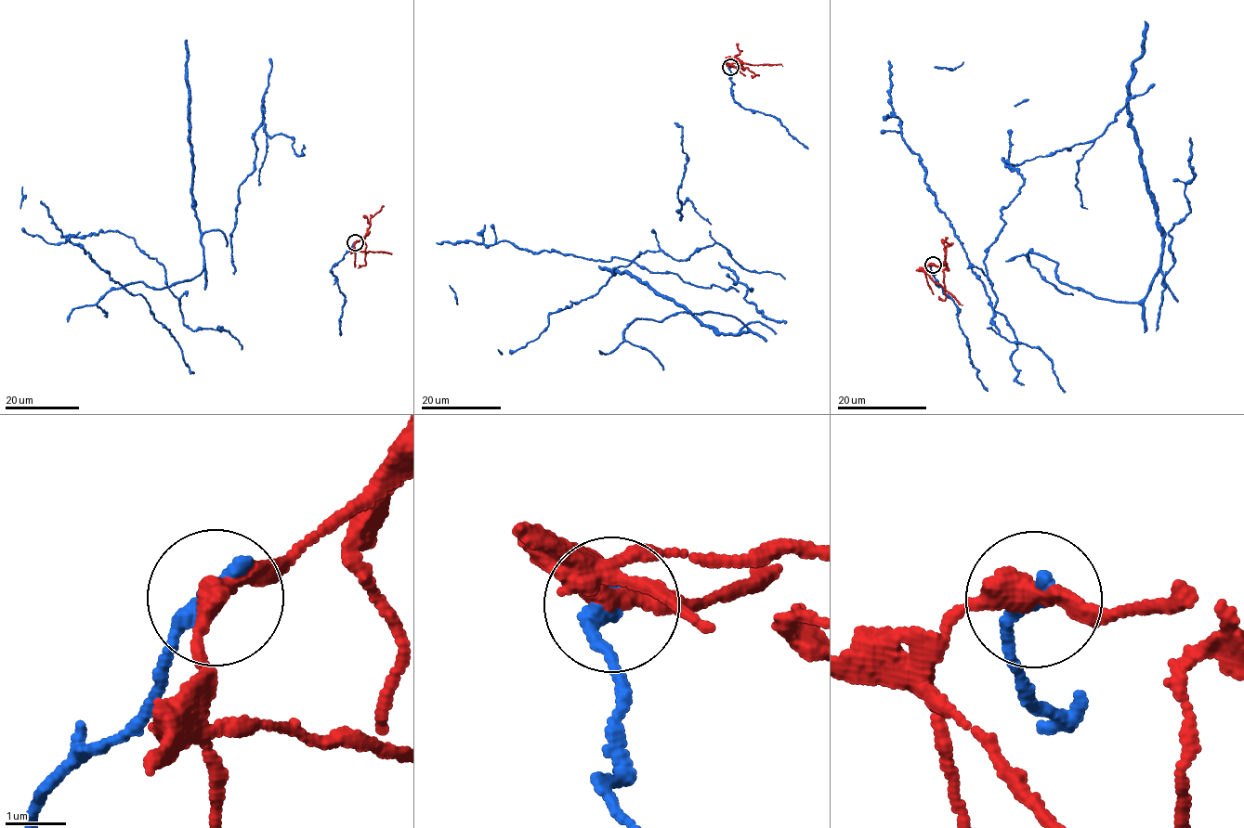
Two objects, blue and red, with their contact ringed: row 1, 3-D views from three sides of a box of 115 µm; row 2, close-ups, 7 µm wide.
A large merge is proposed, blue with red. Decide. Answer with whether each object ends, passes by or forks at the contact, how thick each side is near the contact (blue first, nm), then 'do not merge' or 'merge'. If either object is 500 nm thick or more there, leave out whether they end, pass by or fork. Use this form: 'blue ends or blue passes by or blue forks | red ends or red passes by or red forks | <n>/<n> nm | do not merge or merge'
blue ends | red passes by | 360/360 nm | do not merge

